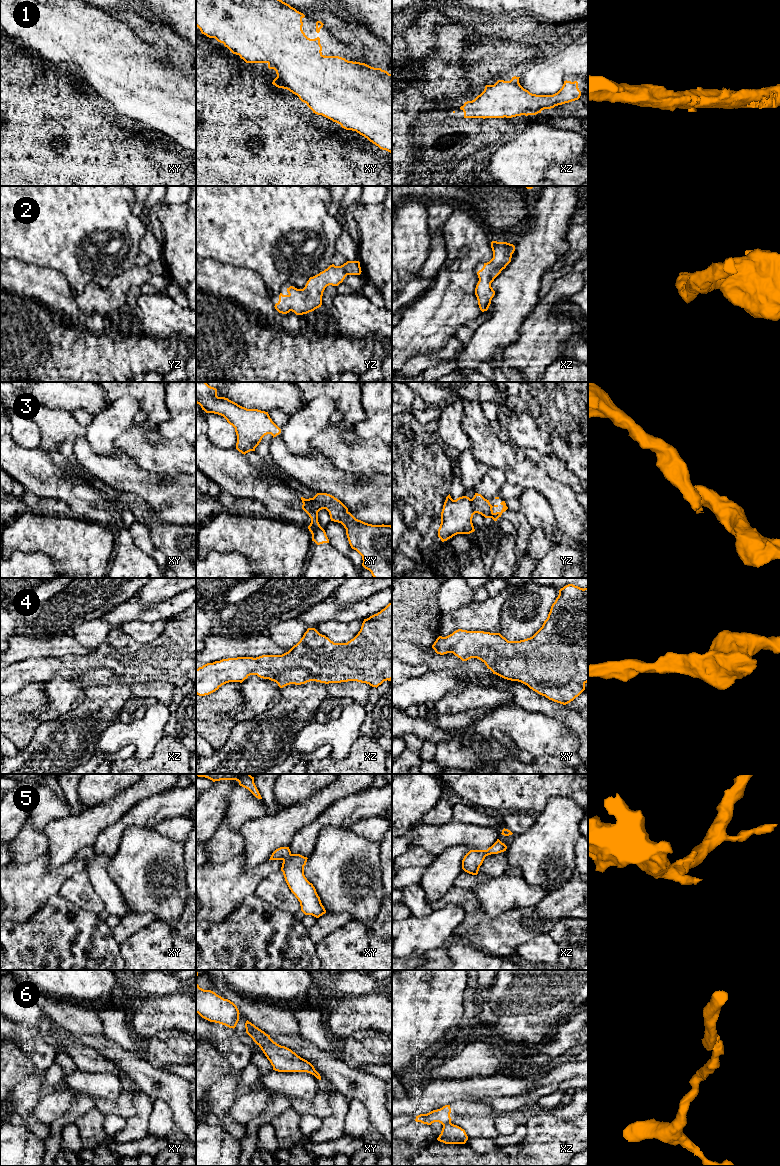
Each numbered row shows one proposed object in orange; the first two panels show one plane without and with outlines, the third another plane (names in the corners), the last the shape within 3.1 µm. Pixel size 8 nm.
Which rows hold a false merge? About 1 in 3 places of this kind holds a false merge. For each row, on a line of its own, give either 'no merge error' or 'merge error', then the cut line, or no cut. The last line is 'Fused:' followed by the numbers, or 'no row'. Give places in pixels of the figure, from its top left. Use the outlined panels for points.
1: no merge error; cut none
2: no merge error; cut none
3: merge error; cut xy (303, 501), (305, 504), (319, 510)
4: no merge error; cut none
5: no merge error; cut none
6: merge error; cut xz (450, 1122), (443, 1125)
Fused: 3, 6

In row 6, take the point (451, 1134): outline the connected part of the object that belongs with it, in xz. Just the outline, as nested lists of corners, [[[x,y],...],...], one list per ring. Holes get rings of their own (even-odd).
[[[448,1123],[443,1125],[441,1134],[437,1140],[445,1144],[465,1144],[468,1136],[461,1127]]]

